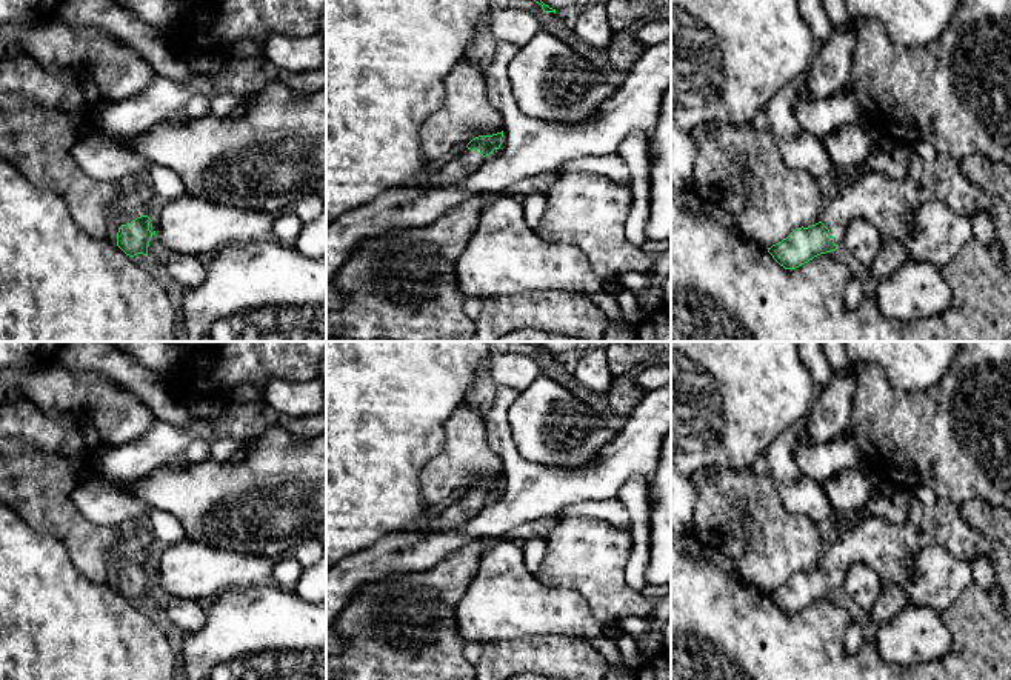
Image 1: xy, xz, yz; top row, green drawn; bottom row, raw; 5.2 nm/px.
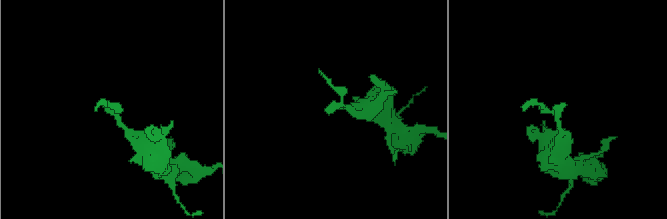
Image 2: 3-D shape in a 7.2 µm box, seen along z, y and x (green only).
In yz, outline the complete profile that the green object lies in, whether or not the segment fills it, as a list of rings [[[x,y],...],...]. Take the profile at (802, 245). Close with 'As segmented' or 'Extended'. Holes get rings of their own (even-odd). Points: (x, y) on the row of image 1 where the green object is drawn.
[[[916,152],[908,163],[908,174],[903,178],[893,178],[883,172],[862,169],[848,177],[839,186],[837,195],[820,214],[820,222],[808,228],[796,228],[786,238],[768,248],[772,258],[785,269],[796,269],[820,254],[836,251],[853,220],[865,218],[883,235],[903,242],[914,231],[914,214],[928,202],[942,202],[951,211],[969,218],[977,211],[983,211],[994,223],[996,240],[1005,252],[1006,271],[1011,274],[1011,212],[999,195],[989,192],[968,178],[959,160],[937,155],[928,162]]]. Extended

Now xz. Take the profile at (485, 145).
[[[503,131],[472,138],[457,157],[429,175],[422,185],[428,188],[440,188],[465,180],[479,171],[486,155],[500,148],[502,137]]]. Extended

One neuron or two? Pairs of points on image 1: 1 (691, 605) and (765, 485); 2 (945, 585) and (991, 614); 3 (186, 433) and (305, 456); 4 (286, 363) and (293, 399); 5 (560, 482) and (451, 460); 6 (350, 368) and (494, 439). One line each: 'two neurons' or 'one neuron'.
1: two neurons
2: two neurons
3: two neurons
4: two neurons
5: two neurons
6: two neurons

